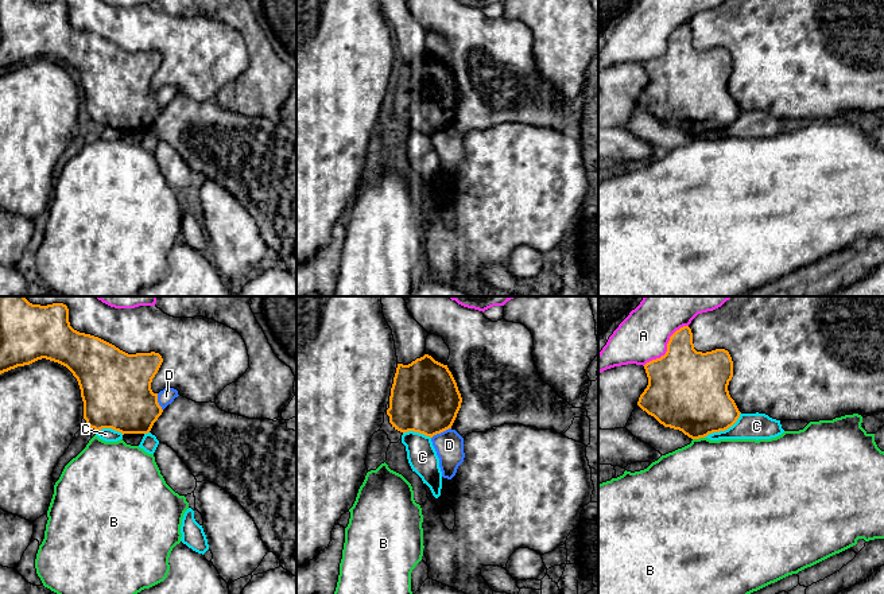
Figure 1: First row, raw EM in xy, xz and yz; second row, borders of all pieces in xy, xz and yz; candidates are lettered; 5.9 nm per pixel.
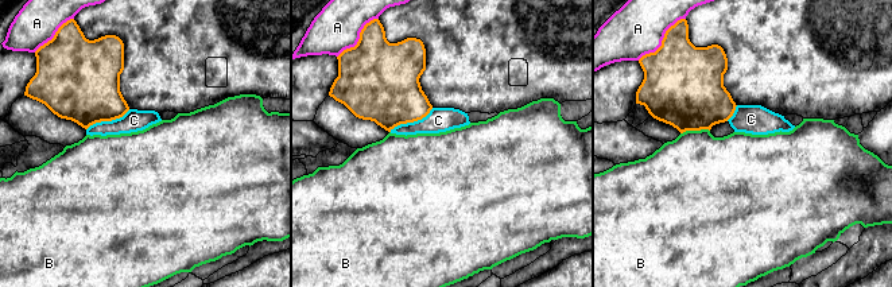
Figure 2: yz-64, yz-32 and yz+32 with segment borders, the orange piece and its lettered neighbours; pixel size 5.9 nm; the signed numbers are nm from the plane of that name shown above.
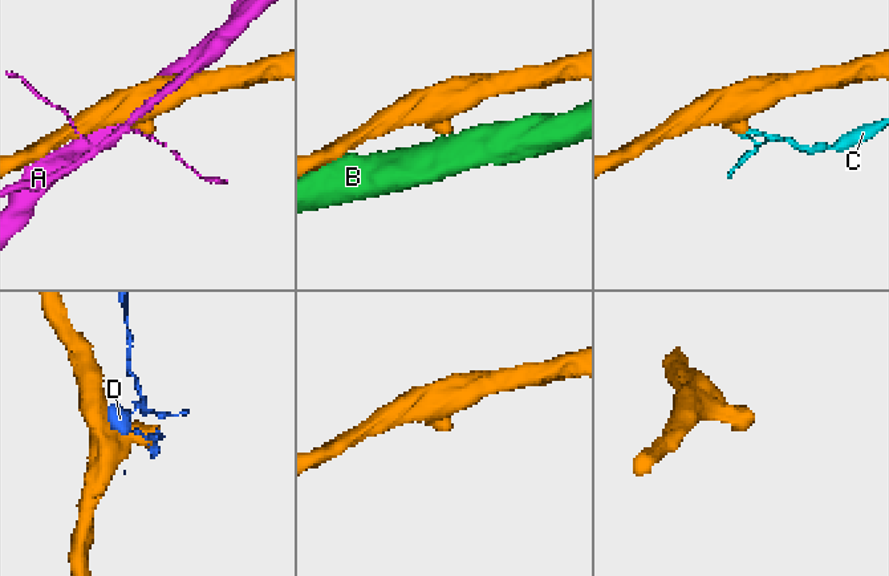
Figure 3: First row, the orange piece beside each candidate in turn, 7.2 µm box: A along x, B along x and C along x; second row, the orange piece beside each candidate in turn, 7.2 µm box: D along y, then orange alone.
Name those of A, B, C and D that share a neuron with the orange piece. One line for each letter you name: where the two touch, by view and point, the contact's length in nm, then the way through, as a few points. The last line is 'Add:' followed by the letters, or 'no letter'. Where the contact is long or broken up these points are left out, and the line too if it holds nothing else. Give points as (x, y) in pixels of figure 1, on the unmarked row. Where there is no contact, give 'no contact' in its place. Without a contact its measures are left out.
Add: no letter

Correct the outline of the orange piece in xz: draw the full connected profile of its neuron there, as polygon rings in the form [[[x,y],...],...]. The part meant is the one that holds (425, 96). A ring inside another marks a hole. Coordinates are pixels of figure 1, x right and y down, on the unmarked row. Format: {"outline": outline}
{"outline": [[[424,53],[408,63],[398,62],[387,113],[392,125],[400,131],[414,129],[433,136],[451,127],[461,101],[461,92],[447,63]]]}

